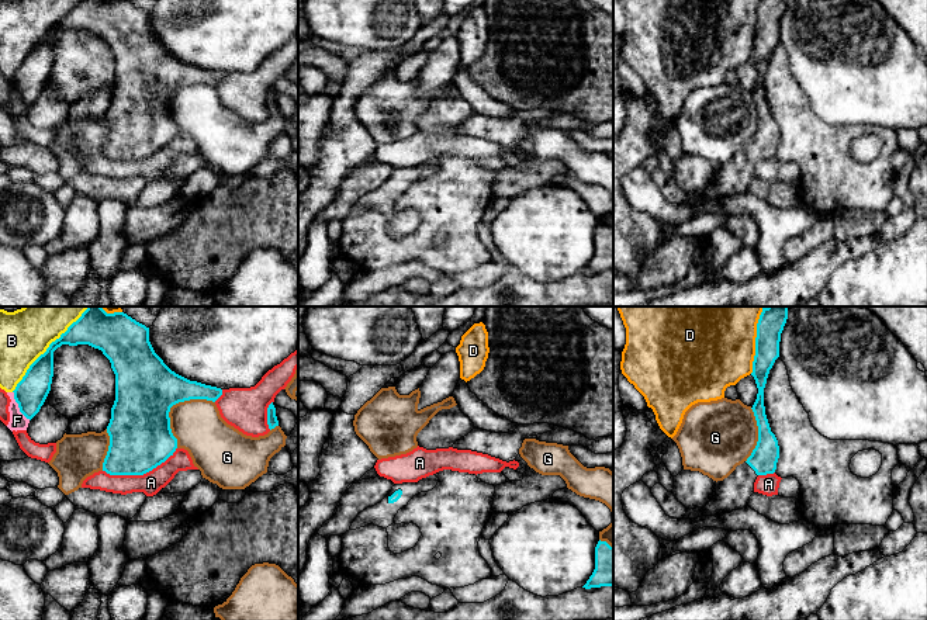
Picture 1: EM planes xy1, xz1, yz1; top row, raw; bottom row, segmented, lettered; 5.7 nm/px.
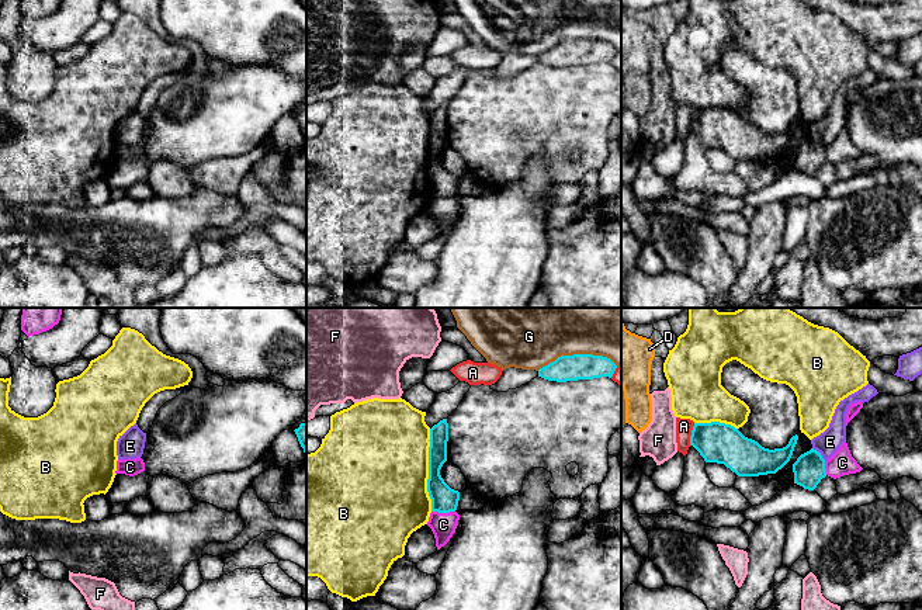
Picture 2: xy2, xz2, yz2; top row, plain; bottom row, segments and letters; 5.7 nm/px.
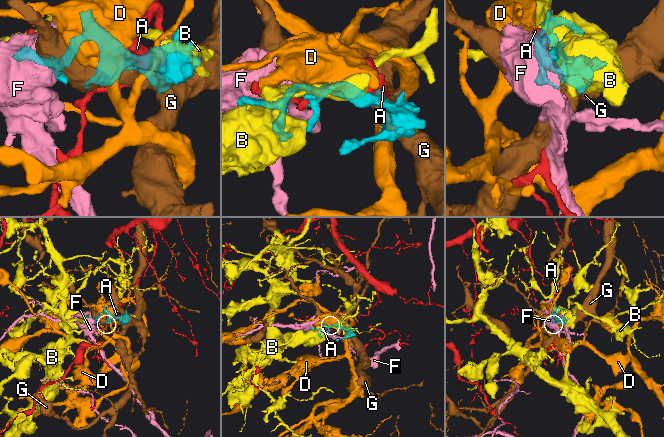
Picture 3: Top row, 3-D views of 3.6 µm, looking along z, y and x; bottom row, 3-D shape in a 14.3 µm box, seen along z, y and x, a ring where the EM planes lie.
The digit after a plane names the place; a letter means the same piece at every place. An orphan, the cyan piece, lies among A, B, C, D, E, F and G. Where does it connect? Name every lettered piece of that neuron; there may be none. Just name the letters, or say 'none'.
none

